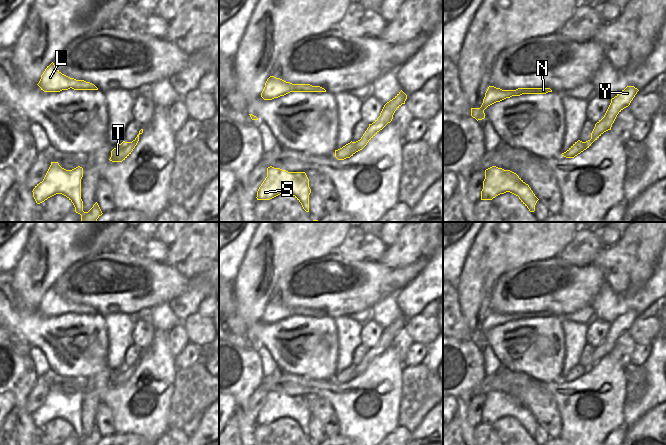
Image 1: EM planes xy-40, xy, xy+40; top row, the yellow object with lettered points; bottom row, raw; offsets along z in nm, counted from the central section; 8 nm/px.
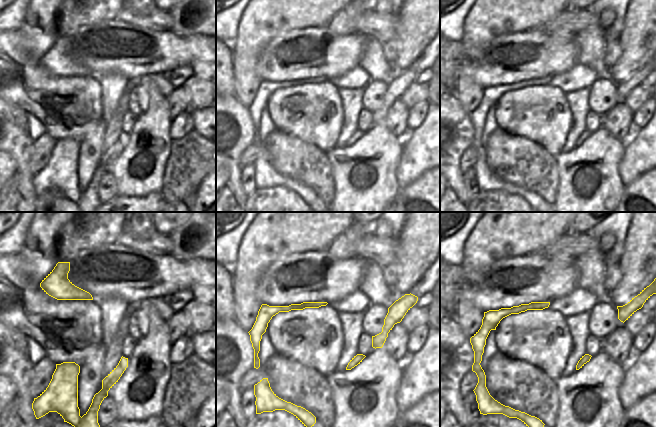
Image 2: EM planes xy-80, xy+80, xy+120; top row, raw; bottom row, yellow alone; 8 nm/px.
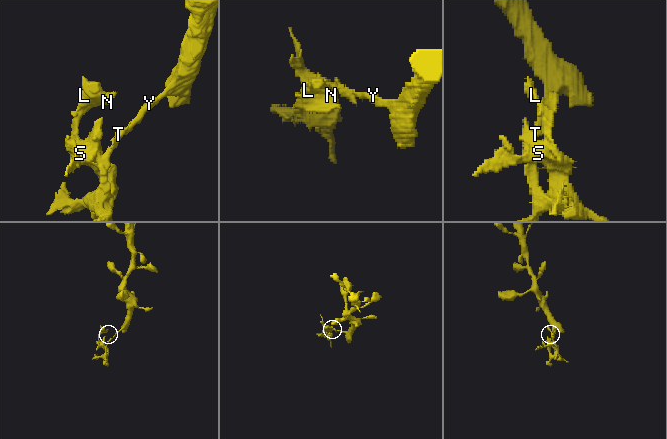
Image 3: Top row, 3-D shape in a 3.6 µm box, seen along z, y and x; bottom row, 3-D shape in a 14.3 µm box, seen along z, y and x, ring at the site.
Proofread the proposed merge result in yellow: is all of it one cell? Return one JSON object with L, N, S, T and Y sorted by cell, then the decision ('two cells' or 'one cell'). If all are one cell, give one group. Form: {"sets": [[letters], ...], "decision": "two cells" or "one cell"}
{"sets": [["L", "N", "S", "T"], ["Y"]], "decision": "two cells"}

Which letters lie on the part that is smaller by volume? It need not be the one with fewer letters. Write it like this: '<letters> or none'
L, N, S, T

